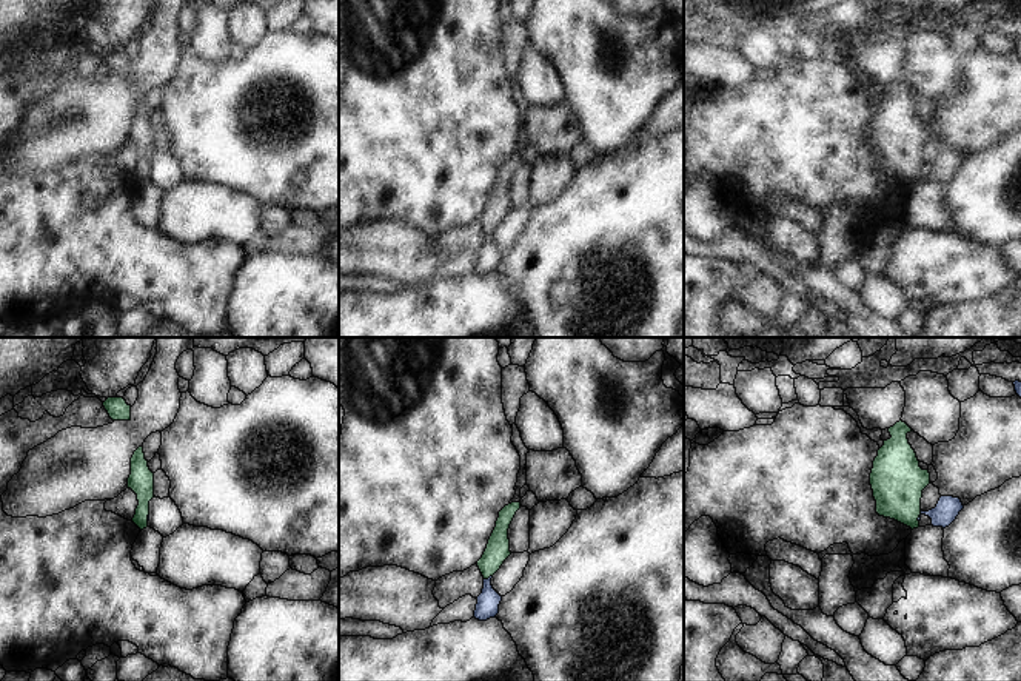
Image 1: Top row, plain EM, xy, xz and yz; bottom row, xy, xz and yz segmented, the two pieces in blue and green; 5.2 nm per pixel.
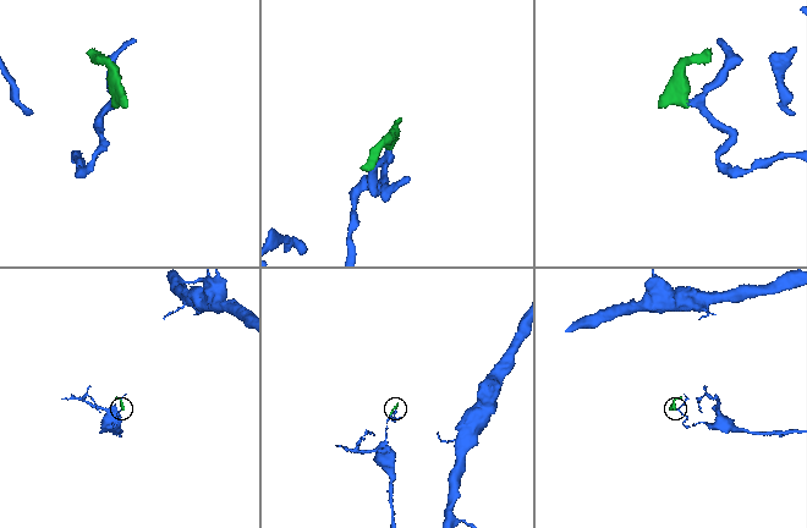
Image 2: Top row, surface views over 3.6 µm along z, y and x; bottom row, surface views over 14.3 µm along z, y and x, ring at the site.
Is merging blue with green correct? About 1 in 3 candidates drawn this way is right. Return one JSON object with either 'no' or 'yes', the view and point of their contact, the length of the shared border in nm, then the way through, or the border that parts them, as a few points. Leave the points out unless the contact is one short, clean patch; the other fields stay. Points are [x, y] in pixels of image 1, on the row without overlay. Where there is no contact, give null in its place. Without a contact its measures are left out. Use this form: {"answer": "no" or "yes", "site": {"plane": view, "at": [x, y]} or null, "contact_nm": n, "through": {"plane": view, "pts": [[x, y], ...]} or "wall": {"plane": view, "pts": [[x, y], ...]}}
{"answer": "yes", "site": {"plane": "yz", "at": [920, 171]}, "contact_nm": 70, "through": {"plane": "yz", "pts": [[947, 164], [943, 168], [920, 171], [898, 150], [897, 134]]}}

